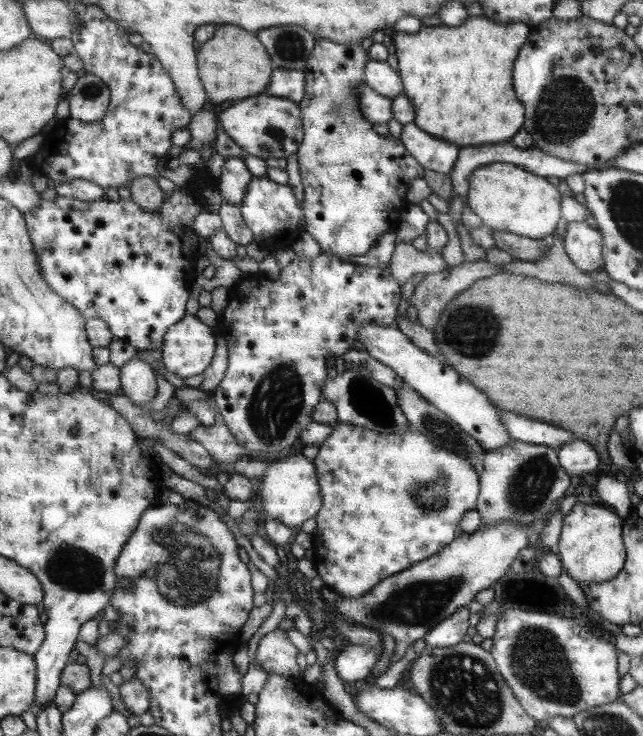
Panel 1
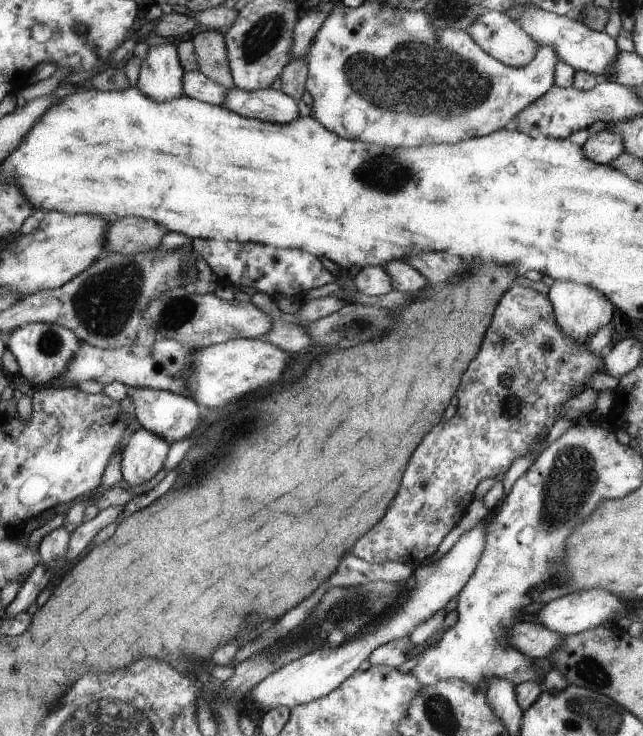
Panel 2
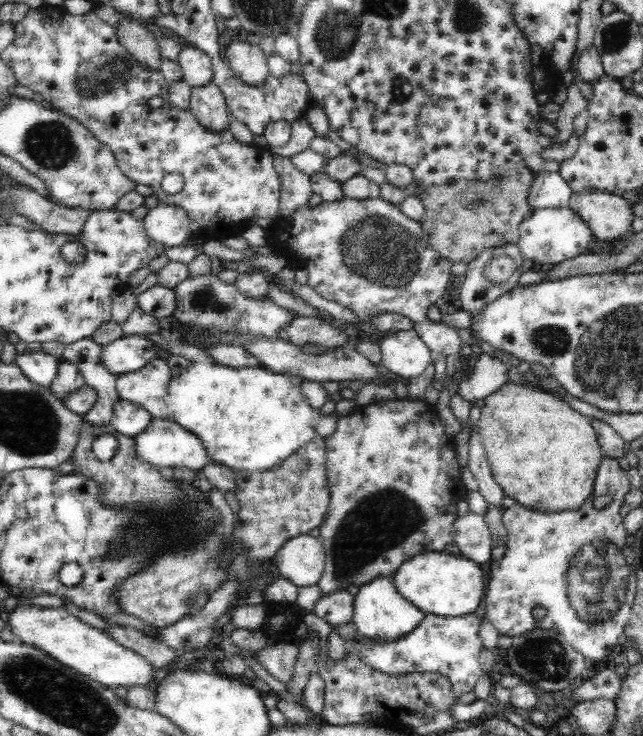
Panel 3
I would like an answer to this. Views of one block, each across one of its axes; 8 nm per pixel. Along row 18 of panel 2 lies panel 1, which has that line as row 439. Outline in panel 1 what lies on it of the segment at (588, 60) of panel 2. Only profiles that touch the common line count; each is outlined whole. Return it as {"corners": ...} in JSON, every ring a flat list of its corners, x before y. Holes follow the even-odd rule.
{"corners":[[503,412,500,418,503,418,502,422,506,426,506,431,510,434,511,440,556,449,575,438,573,434,569,436,569,432,565,432,557,426,549,426,549,424,543,424,543,422,537,422,537,420,529,420,525,416,515,416,511,412]]}

